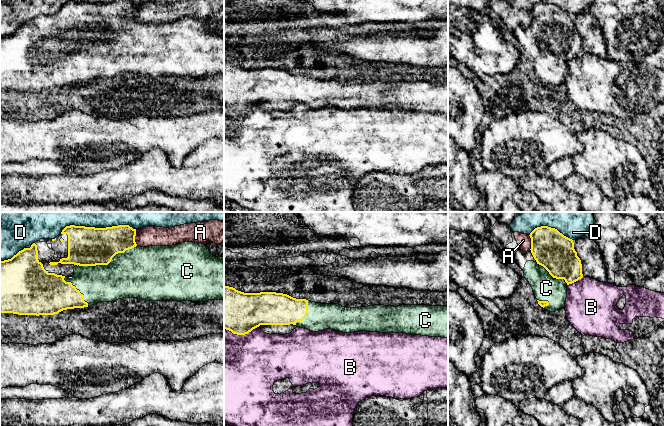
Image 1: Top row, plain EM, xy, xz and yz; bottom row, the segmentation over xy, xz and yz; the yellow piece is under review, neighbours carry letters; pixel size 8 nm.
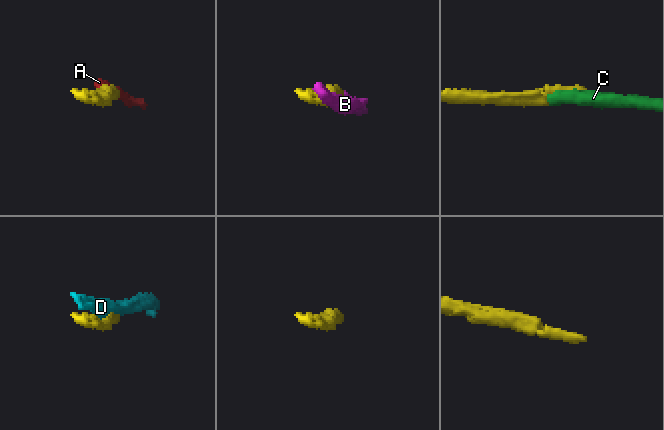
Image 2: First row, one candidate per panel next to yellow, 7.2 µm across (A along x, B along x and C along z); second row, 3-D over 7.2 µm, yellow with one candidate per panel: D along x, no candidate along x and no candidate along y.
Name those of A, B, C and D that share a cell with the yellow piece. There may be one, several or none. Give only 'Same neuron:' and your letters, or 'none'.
Same neuron: C

